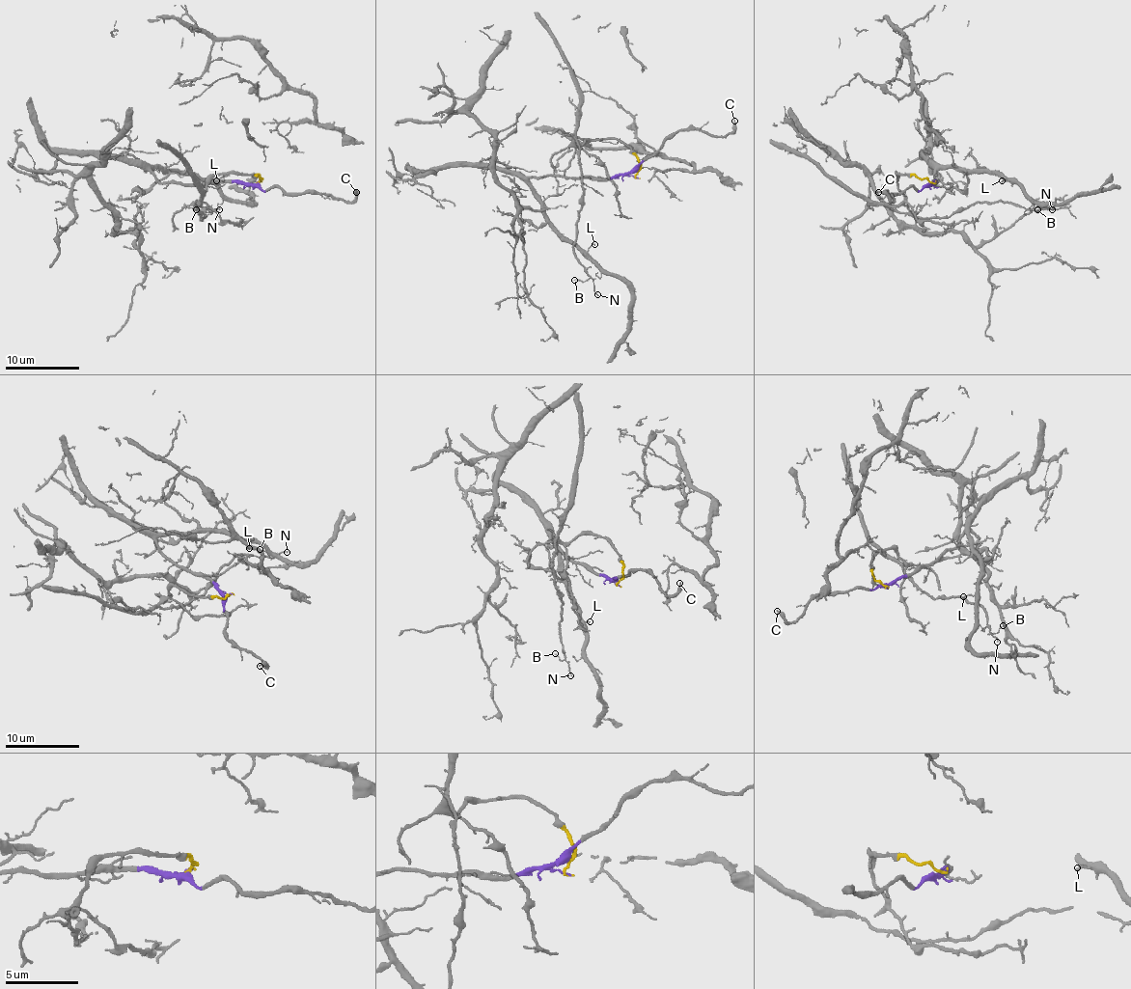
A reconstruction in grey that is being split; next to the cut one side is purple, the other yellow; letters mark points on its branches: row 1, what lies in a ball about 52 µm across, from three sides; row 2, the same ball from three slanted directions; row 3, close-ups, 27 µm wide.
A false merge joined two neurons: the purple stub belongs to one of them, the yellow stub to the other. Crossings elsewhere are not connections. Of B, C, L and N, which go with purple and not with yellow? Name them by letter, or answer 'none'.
C, L

